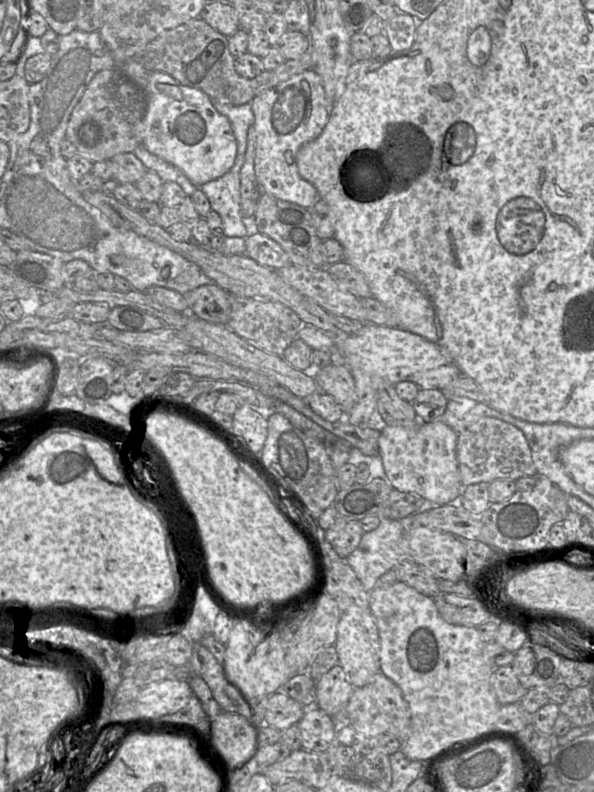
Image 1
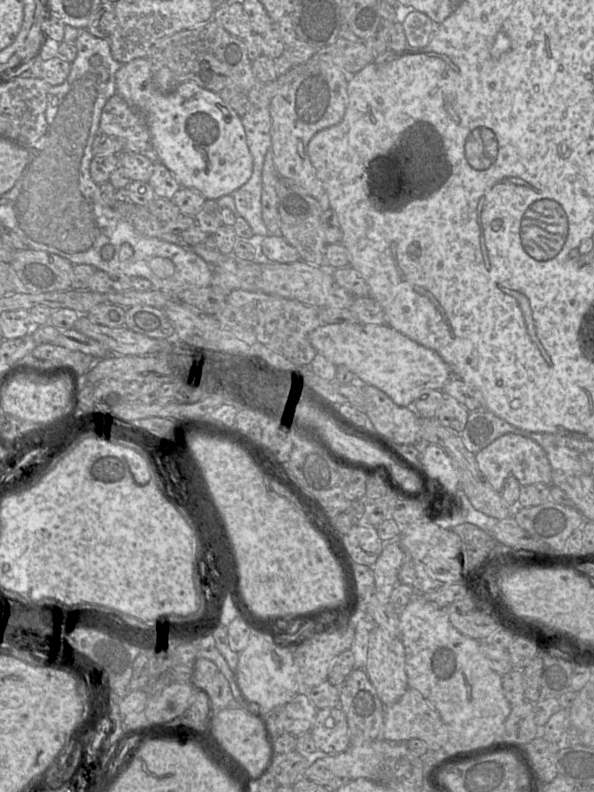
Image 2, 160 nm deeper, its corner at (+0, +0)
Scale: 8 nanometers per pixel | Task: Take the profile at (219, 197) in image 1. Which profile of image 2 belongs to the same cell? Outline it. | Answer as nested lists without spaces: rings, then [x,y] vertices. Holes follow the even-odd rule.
[[[253,170],[250,179],[231,196],[234,198],[237,216],[244,218],[251,226],[255,241],[269,234],[262,218],[262,170]]]

